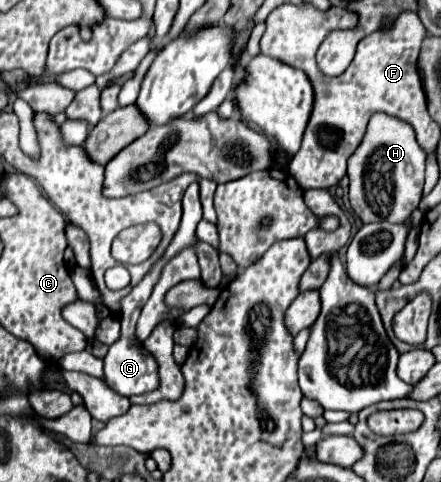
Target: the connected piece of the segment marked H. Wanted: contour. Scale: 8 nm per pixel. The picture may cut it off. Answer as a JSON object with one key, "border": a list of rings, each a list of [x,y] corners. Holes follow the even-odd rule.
{"border":[[[374,113],[360,147],[348,159],[350,205],[362,223],[390,221],[402,223],[418,207],[424,187],[424,149],[420,147],[414,129],[386,113]],[[388,189],[392,201],[388,201]]]}

